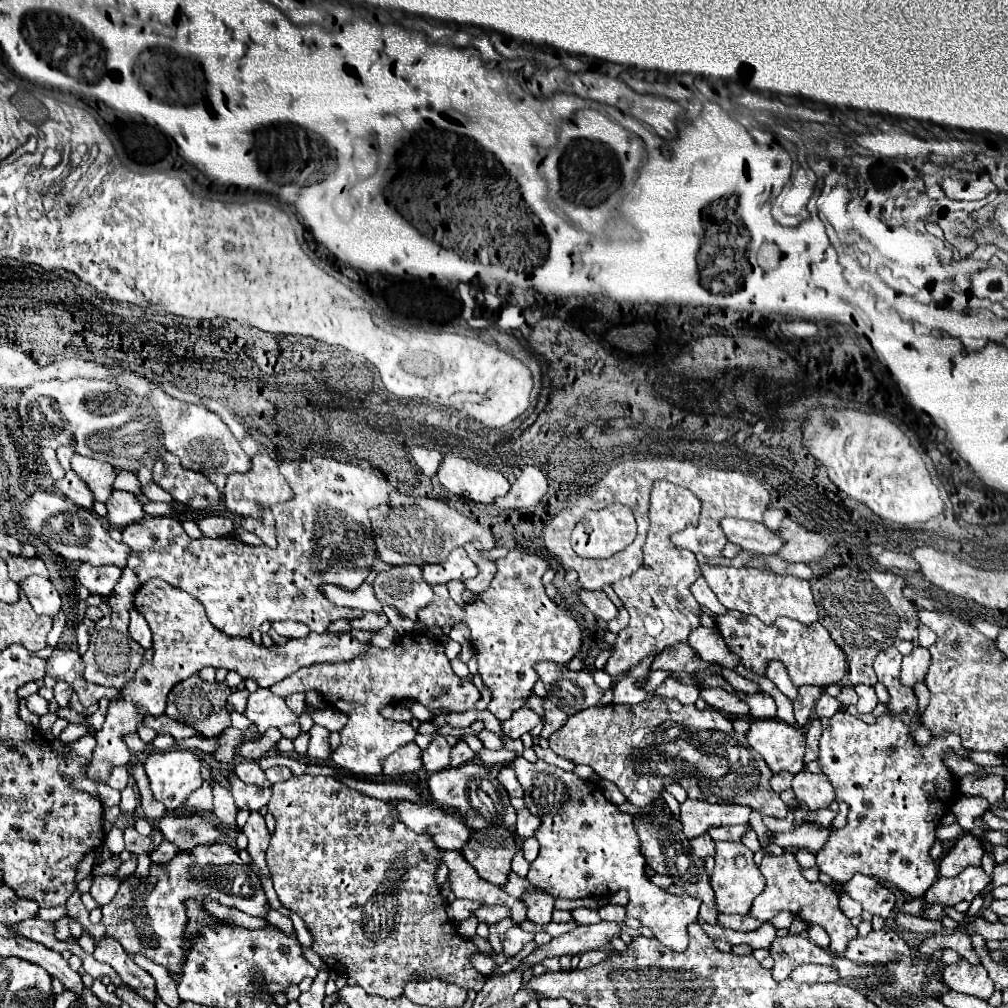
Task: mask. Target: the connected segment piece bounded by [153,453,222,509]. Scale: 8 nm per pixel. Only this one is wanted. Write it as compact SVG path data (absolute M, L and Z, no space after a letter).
M165 453L153 467L153 481L161 485L171 497L191 509L216 506L222 498L217 486L203 473L179 465L179 457Z

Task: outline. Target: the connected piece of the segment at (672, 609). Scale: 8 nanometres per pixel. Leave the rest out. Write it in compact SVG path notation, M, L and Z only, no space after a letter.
M655 481L655 487L651 489L651 499L649 499L649 533L647 533L647 541L643 545L643 565L633 575L623 577L621 581L613 583L613 589L619 595L619 599L623 601L625 609L629 611L631 619L629 619L629 627L623 629L617 635L617 641L613 645L613 651L611 651L611 657L605 663L603 671L609 673L611 677L617 679L617 677L625 675L633 665L637 665L647 655L659 655L663 649L667 649L667 647L671 647L671 645L675 645L679 641L687 641L689 631L699 625L701 607L695 601L695 597L691 595L689 587L699 579L701 567L697 565L695 555L691 551L677 549L671 543L671 535L673 533L685 529L687 525L695 525L699 521L699 511L701 511L699 499L691 491L681 489L681 487L677 487L673 483L667 483L667 481Z

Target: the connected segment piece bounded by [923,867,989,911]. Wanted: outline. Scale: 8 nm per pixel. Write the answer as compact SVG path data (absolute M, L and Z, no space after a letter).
M967 867L963 875L957 877L939 877L937 883L923 897L923 911L931 905L953 907L959 901L971 901L979 891L985 889L989 877L981 867Z

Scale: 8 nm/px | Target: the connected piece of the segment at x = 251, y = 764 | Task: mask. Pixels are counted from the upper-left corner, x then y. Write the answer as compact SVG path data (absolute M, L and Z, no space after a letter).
M243 761L235 767L235 775L245 781L245 783L253 783L253 785L259 785L259 787L269 787L271 783L267 781L263 769L255 763L255 761Z

